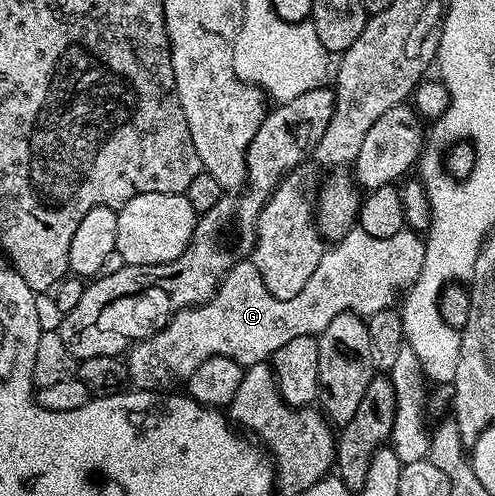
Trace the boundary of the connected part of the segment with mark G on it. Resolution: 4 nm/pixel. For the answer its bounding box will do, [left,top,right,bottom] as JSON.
[125,227,426,390]

